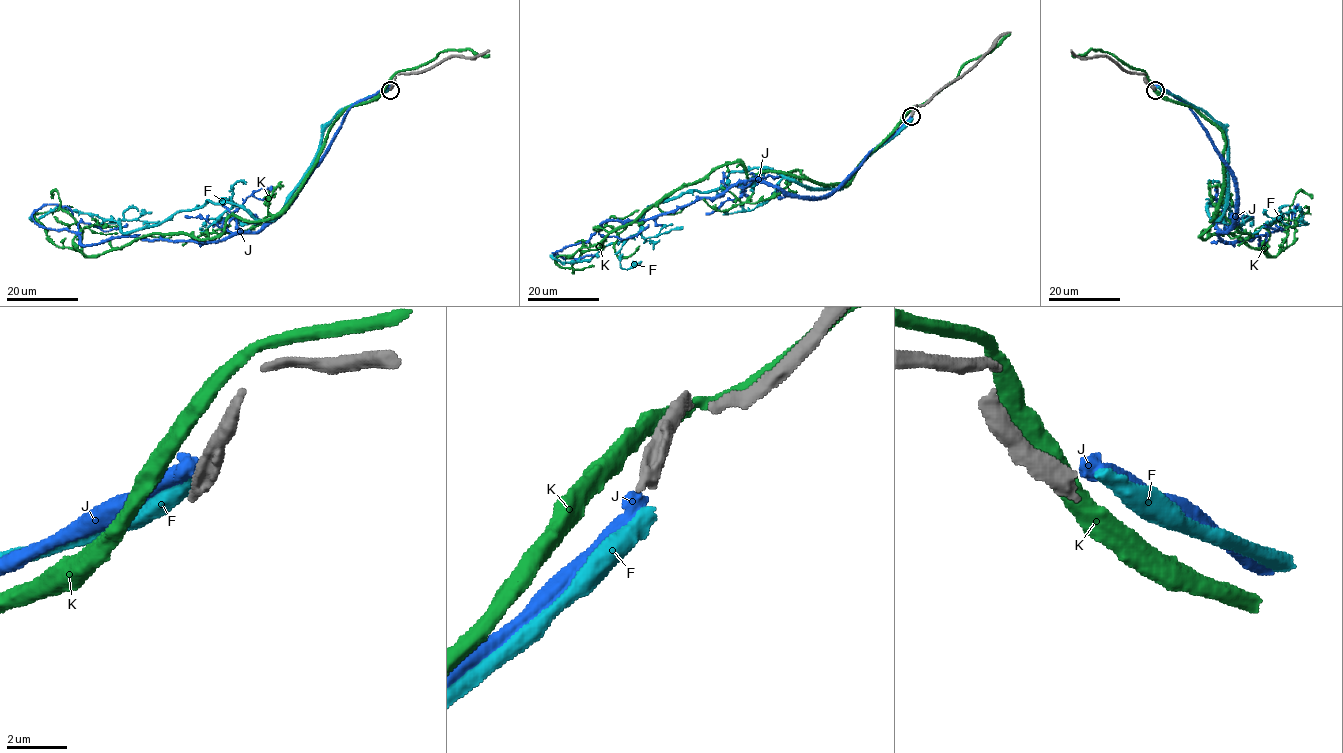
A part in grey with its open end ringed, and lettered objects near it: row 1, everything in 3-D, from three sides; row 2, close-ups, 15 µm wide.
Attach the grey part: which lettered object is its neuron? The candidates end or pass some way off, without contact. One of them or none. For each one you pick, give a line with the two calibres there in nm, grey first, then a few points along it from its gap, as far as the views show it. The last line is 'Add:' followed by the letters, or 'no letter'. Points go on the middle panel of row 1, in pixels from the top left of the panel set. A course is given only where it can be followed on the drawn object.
Add: no letter

